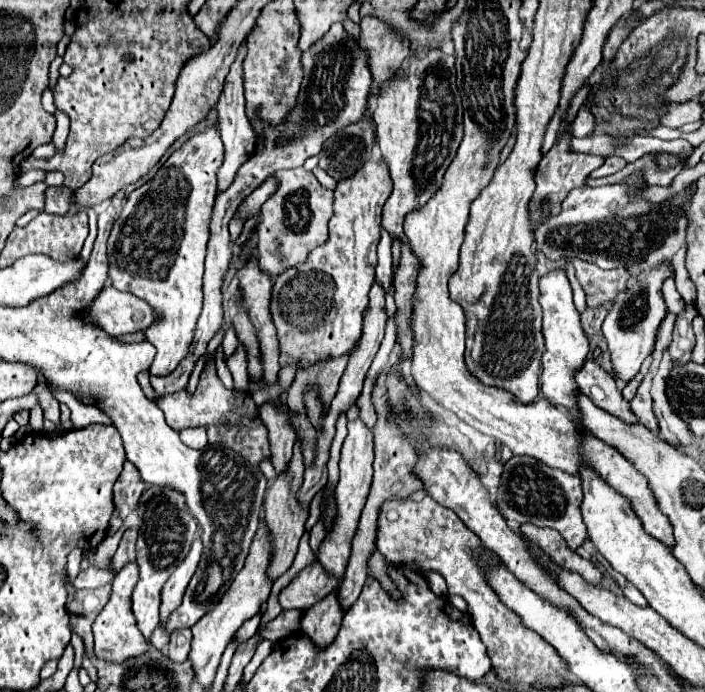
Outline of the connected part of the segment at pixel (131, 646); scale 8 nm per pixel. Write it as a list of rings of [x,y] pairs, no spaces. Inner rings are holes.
[[[127,563],[115,577],[113,581],[113,591],[111,591],[111,599],[109,603],[103,607],[103,611],[97,615],[95,621],[95,645],[97,645],[97,657],[107,657],[107,661],[125,661],[127,657],[135,657],[145,653],[147,649],[151,649],[153,645],[149,643],[149,639],[143,637],[143,633],[137,629],[133,611],[131,611],[131,593],[133,587],[139,581],[139,569],[137,563]]]

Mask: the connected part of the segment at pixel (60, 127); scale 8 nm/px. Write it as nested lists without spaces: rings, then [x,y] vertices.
[[[59,110],[55,113],[55,119],[56,129],[52,137],[52,142],[56,149],[61,152],[65,147],[66,139],[69,134],[70,120],[67,114]]]

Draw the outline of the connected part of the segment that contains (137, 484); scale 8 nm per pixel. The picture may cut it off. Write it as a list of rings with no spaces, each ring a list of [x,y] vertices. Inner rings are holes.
[[[125,461],[121,479],[115,485],[115,509],[117,509],[119,517],[127,517],[135,509],[145,487],[147,485],[145,485],[145,481],[141,481],[137,467],[131,461]]]

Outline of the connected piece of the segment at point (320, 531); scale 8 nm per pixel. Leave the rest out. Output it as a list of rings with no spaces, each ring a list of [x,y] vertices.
[[[320,518],[317,524],[311,529],[310,538],[309,538],[309,544],[311,545],[311,548],[313,549],[313,552],[316,555],[315,561],[317,561],[317,553],[319,550],[319,545],[322,543],[326,534],[327,533],[326,533],[323,521]]]

